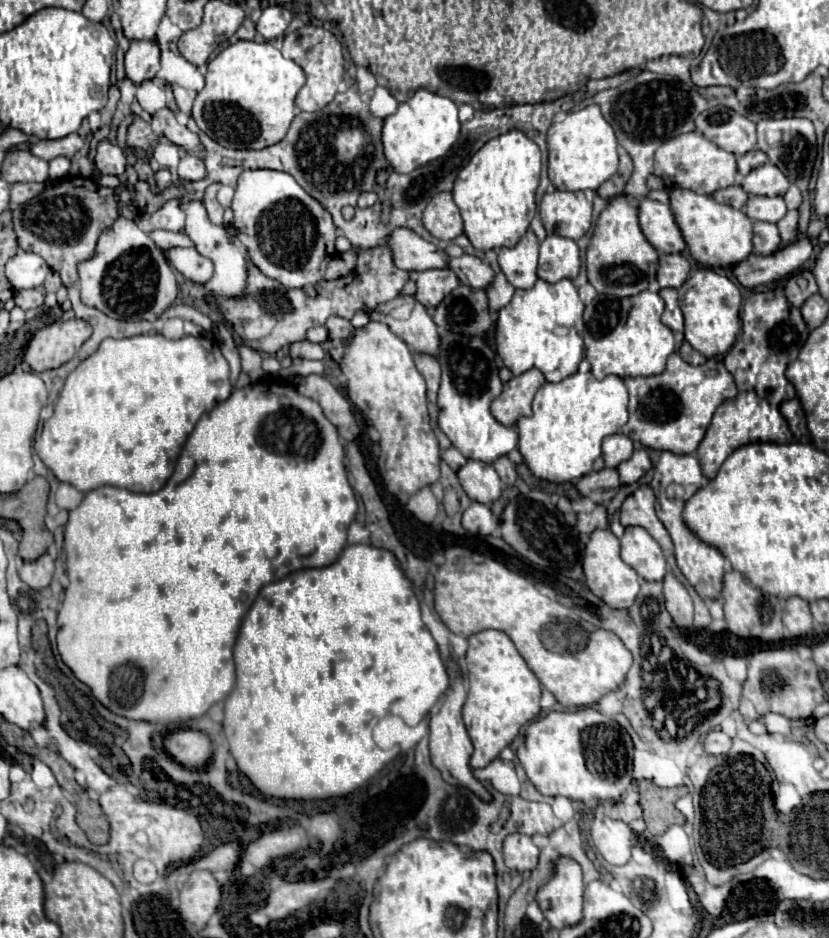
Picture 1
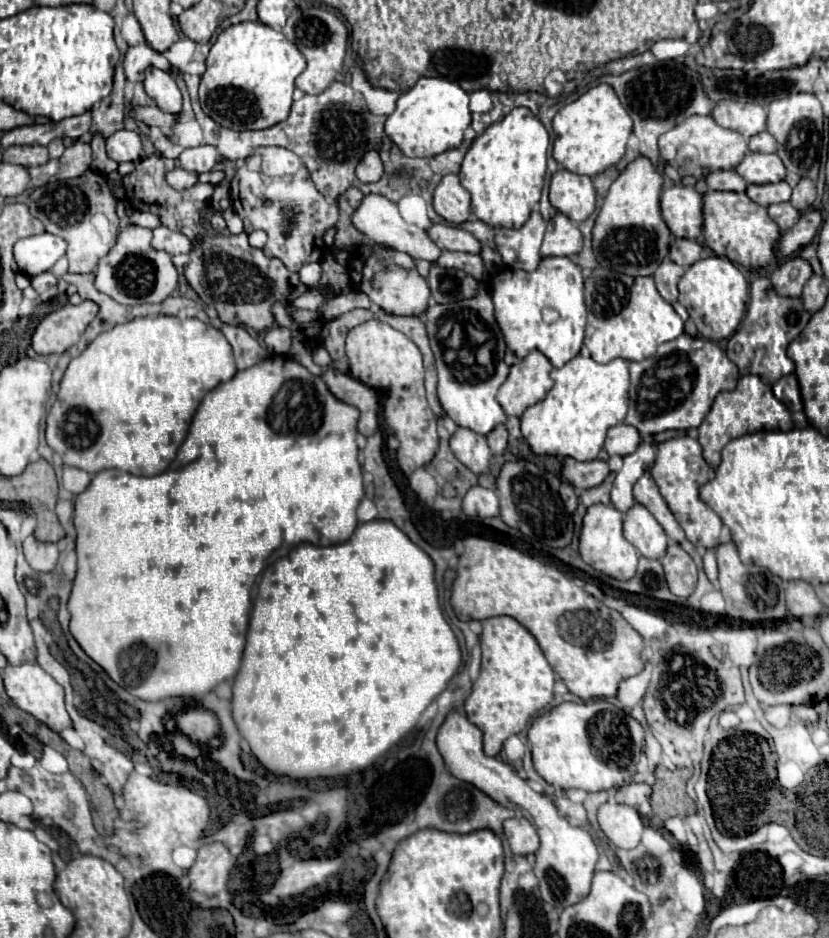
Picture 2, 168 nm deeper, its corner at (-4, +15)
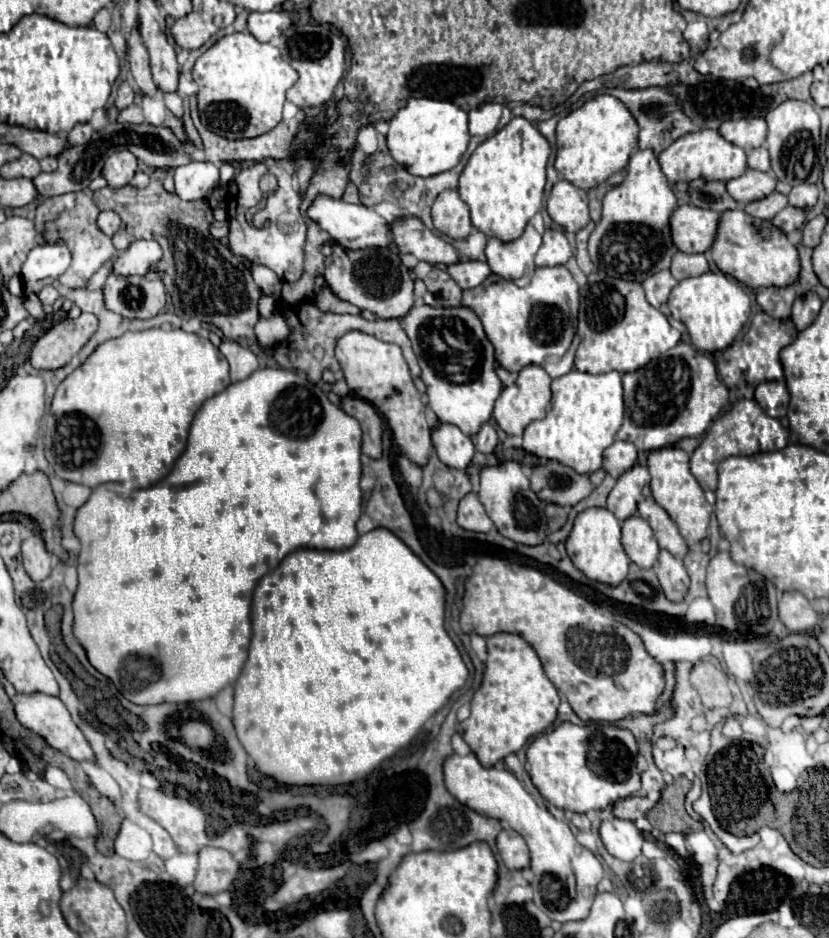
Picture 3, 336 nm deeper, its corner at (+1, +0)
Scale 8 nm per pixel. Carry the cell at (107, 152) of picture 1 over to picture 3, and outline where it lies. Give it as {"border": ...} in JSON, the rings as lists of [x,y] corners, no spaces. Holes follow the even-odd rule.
{"border":[[[119,150],[105,160],[103,178],[109,182],[111,188],[121,188],[129,184],[135,170],[137,170],[137,158],[127,150]]]}

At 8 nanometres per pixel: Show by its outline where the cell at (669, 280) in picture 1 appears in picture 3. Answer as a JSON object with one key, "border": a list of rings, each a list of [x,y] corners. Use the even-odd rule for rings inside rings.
{"border":[[[675,252],[673,262],[671,262],[671,274],[677,280],[685,280],[685,278],[691,278],[691,276],[701,276],[707,270],[709,270],[709,258],[705,254]]]}

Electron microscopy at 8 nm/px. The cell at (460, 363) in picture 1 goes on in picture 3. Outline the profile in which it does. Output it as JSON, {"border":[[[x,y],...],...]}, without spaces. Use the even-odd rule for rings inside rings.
{"border":[[[413,306],[403,318],[405,332],[413,342],[427,384],[427,404],[443,424],[457,426],[463,434],[477,434],[491,420],[493,404],[501,394],[501,380],[495,374],[493,344],[489,342],[479,316],[467,308]]]}

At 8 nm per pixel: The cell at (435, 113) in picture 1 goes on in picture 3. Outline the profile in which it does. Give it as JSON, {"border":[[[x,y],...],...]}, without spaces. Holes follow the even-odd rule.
{"border":[[[411,98],[407,106],[389,120],[387,146],[397,164],[415,176],[427,178],[455,168],[467,150],[469,138],[467,114],[459,106],[447,100]]]}

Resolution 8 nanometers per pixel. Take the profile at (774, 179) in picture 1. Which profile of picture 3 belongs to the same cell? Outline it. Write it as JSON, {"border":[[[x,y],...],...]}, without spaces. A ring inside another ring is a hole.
{"border":[[[747,168],[739,178],[727,182],[727,190],[737,202],[749,204],[775,192],[775,184],[777,180],[773,178],[771,172],[759,172],[759,170]]]}

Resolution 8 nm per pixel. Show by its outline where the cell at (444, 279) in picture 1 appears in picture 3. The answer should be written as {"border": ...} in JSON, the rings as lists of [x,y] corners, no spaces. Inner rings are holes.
{"border":[[[467,260],[467,262],[457,262],[447,266],[447,274],[463,288],[463,290],[471,290],[477,288],[489,274],[489,266],[485,262],[477,262],[477,260]]]}

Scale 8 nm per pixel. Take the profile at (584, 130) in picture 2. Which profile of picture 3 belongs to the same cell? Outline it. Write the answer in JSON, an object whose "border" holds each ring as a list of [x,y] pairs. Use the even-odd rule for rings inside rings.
{"border":[[[609,94],[595,96],[563,120],[559,120],[555,170],[573,186],[589,190],[607,180],[613,172],[625,168],[631,150],[637,148],[637,134],[639,128],[635,124],[635,118],[617,98]]]}

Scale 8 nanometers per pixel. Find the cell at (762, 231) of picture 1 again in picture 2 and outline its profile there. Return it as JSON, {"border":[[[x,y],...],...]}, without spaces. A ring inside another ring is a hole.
{"border":[[[790,201],[770,205],[770,207],[768,207],[768,213],[770,213],[770,217],[780,225],[780,229],[782,229],[782,231],[792,229],[792,225],[800,219],[800,211],[798,211],[798,209],[794,209]]]}

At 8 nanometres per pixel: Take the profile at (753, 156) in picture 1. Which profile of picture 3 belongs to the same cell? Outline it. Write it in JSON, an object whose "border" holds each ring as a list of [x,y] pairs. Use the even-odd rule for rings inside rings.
{"border":[[[759,146],[759,148],[749,150],[747,164],[749,164],[749,168],[761,170],[761,172],[769,172],[771,170],[771,164],[769,164],[769,152],[767,152],[767,148],[765,146]]]}

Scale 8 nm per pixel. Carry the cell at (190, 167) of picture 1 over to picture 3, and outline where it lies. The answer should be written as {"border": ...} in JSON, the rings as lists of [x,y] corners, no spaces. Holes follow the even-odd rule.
{"border":[[[189,162],[175,168],[175,190],[183,200],[201,200],[219,180],[219,168],[211,162]]]}

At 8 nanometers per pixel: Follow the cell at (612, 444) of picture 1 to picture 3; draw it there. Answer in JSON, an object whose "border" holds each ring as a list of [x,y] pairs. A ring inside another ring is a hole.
{"border":[[[617,440],[603,452],[603,468],[613,478],[619,478],[637,462],[637,448],[631,442]]]}

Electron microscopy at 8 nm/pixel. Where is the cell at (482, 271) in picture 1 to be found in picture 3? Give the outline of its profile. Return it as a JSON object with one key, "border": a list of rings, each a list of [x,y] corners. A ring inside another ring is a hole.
{"border":[[[401,220],[391,226],[393,242],[399,248],[399,252],[409,252],[417,260],[429,262],[429,264],[455,264],[459,262],[459,252],[433,234],[421,220]]]}

